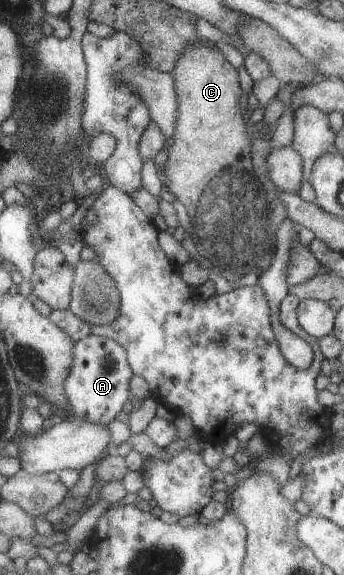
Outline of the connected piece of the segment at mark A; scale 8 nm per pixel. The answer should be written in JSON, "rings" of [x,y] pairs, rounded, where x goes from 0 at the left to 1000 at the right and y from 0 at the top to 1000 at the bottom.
{"rings":[[[265,583],[221,593],[215,631],[203,637],[203,652],[189,670],[212,720],[250,734],[311,741],[360,713],[360,703],[378,697],[378,661],[390,652],[366,605],[337,591]]]}

